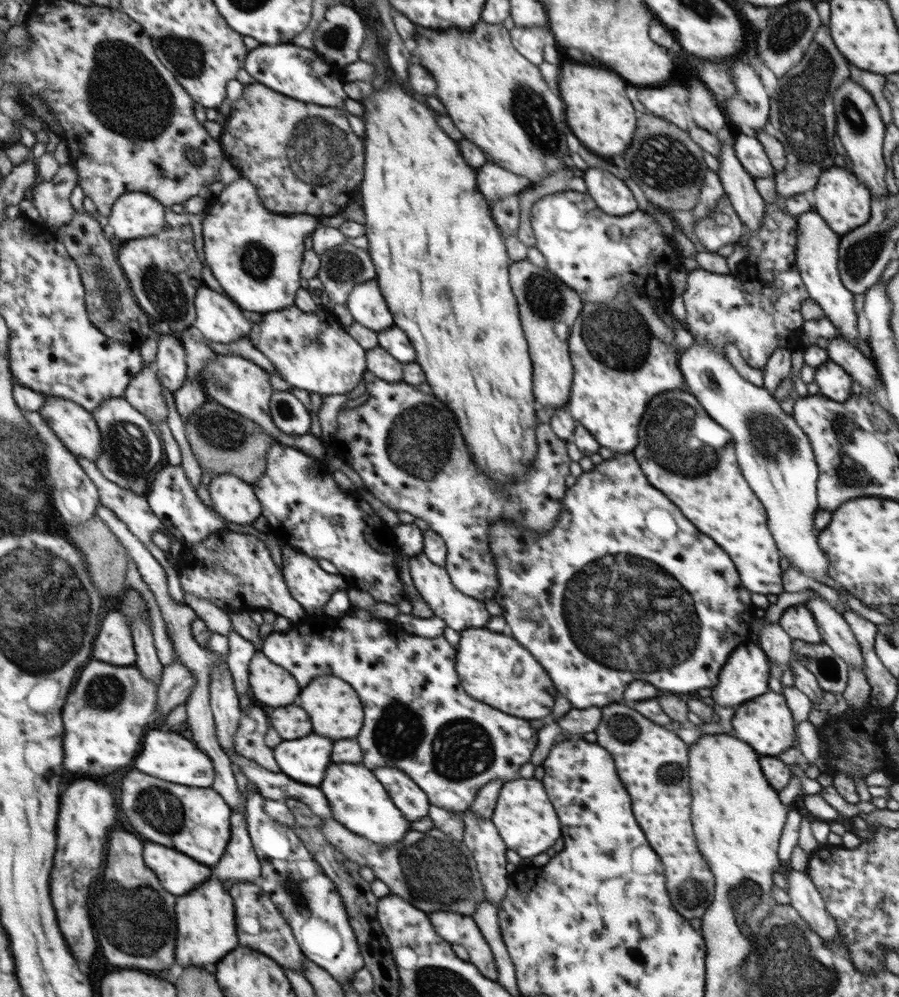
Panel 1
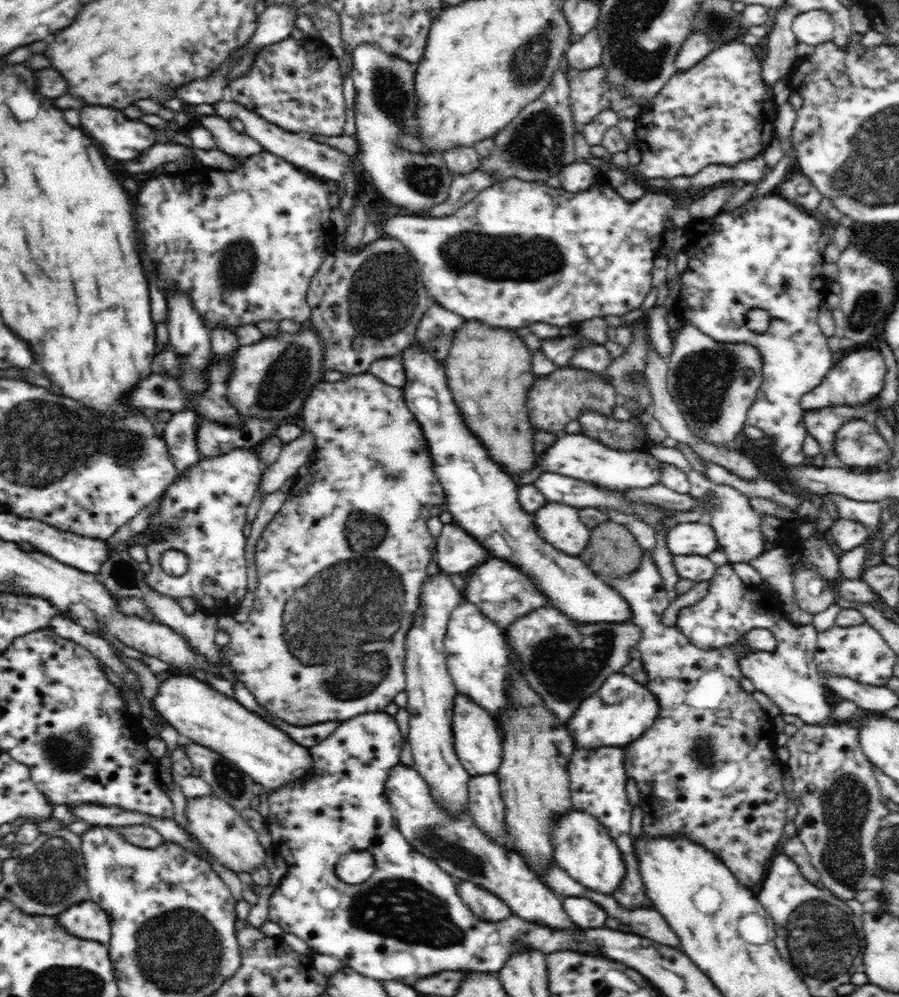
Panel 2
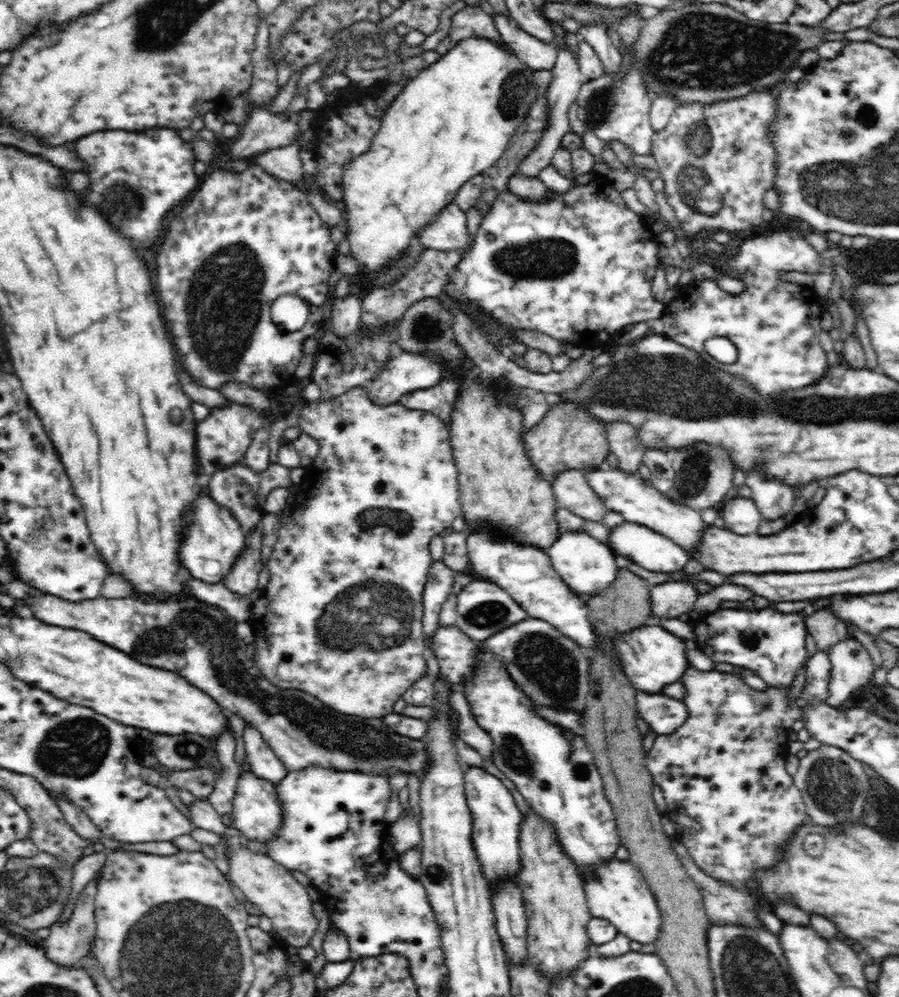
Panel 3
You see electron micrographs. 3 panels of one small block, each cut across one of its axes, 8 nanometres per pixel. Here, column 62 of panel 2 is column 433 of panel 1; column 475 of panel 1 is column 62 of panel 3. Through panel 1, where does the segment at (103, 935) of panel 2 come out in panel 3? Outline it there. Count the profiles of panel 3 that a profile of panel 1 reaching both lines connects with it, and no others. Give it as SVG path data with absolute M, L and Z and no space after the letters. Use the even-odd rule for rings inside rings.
M97 879L90 880L81 890L75 903L72 915L66 922L56 922L49 926L50 935L43 944L44 953L49 960L62 967L78 967L80 960L95 948L96 919L95 896L97 893Z

